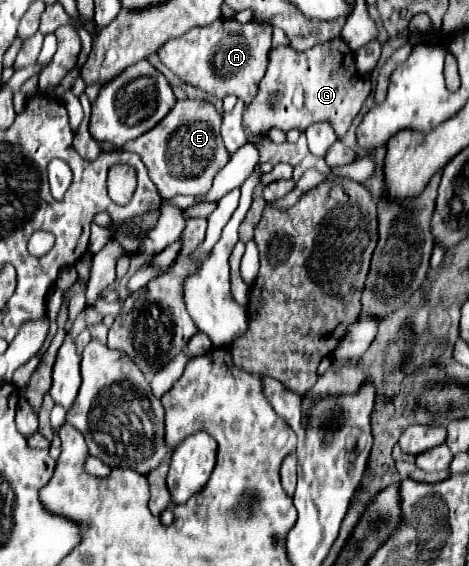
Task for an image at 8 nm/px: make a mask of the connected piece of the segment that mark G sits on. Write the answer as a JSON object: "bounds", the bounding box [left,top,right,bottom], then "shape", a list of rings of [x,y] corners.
{"bounds":[242,38,370,138],"shape":[[[342,38],[316,44],[306,52],[278,46],[270,50],[268,70],[258,84],[258,94],[244,108],[242,126],[246,126],[250,134],[266,136],[270,128],[280,128],[284,132],[292,128],[306,130],[310,124],[326,120],[334,126],[338,138],[344,138],[370,96],[370,88],[370,80],[358,76],[354,52]]]}

